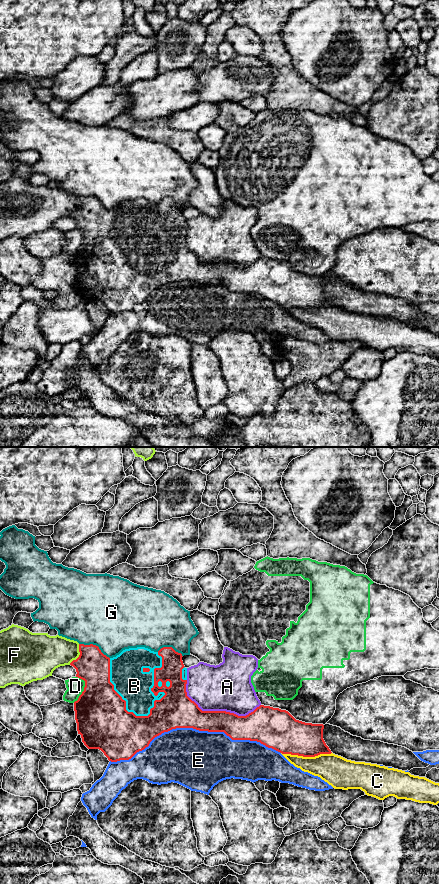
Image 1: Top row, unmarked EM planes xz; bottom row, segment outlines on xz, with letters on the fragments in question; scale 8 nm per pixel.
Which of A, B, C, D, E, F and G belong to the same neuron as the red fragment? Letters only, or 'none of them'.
B

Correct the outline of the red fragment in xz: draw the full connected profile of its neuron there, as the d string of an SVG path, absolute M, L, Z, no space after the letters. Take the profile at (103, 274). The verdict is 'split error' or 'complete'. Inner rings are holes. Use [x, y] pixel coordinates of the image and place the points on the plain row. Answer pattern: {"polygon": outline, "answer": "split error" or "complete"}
{"polygon": "M79 196L79 204L79 209L70 215L76 221L76 229L85 233L84 243L74 254L77 283L88 301L101 302L111 314L131 311L137 304L148 299L155 289L176 280L224 284L232 292L257 293L282 306L315 309L332 305L323 291L323 276L296 272L286 262L260 257L246 268L226 263L202 263L187 248L187 220L183 216L182 206L172 199L163 199L158 204L145 199L129 200L109 210L96 197Z", "answer": "split error"}

